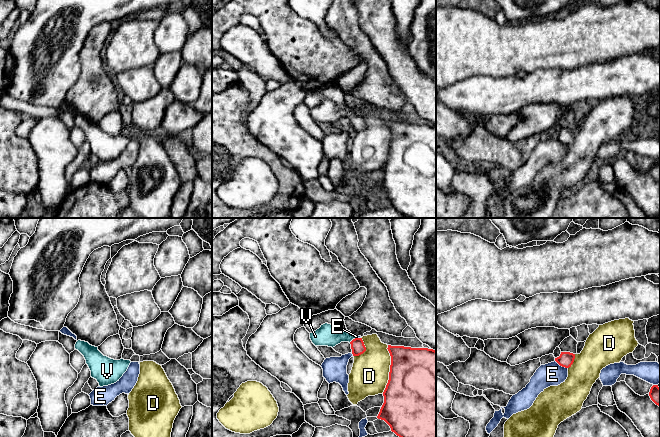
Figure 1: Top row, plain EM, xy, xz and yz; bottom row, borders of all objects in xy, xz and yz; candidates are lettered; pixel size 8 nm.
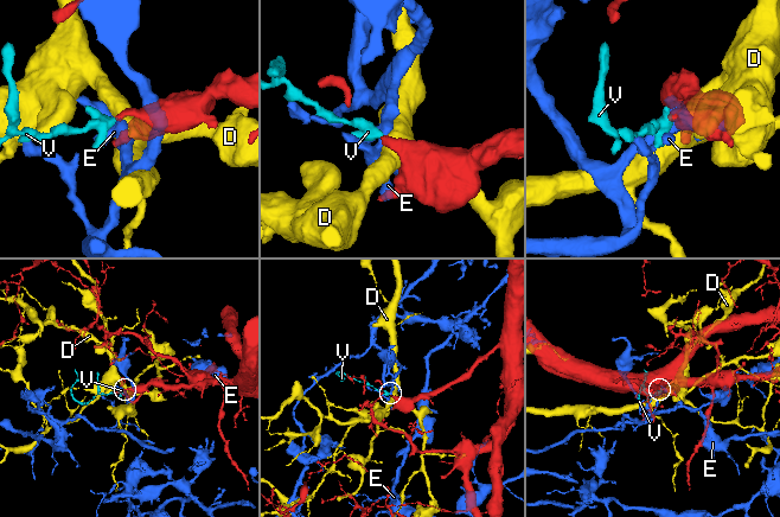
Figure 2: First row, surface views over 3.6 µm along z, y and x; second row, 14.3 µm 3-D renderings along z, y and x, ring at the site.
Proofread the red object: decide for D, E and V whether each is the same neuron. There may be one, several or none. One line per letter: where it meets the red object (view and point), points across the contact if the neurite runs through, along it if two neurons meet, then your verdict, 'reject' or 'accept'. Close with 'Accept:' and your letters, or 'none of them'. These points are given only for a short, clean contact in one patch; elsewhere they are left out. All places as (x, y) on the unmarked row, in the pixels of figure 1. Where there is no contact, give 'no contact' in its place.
D: contact xz (390, 145); reject
E: contact yz (561, 141); reject
V: contact xz (353, 115); way xz (357, 121), (353, 115), (327, 111); accept
Accept: V

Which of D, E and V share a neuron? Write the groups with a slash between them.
D / E / V

